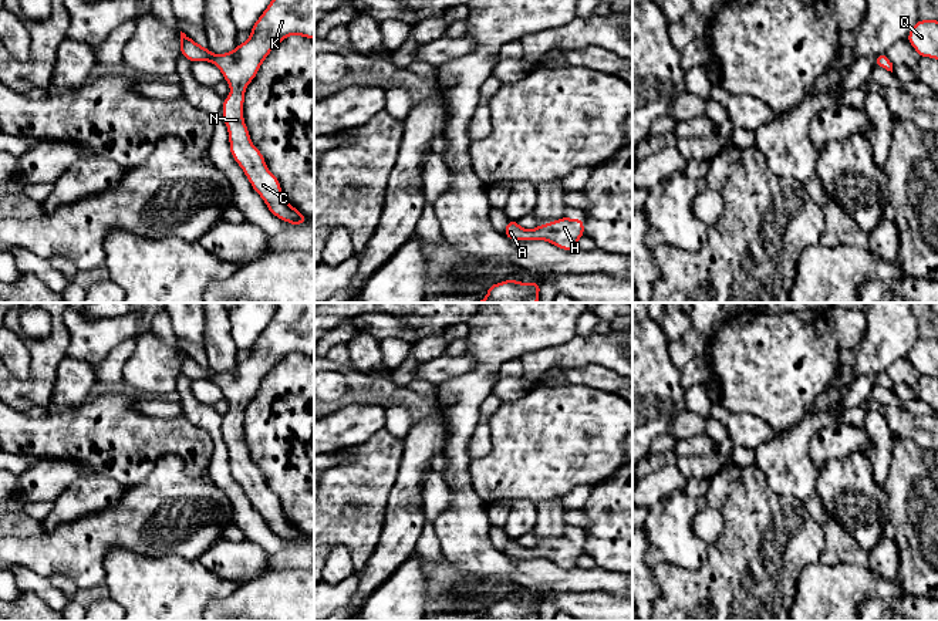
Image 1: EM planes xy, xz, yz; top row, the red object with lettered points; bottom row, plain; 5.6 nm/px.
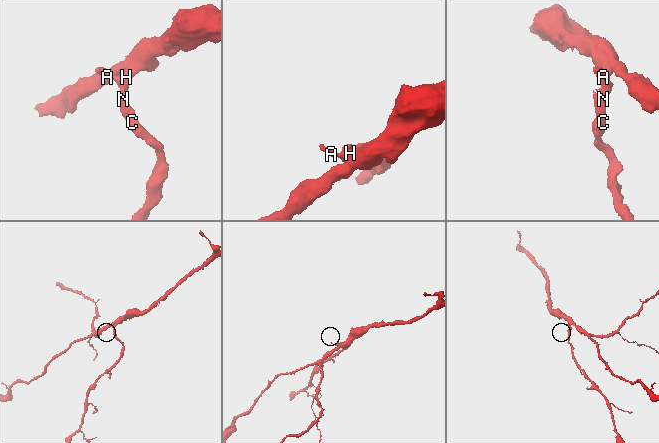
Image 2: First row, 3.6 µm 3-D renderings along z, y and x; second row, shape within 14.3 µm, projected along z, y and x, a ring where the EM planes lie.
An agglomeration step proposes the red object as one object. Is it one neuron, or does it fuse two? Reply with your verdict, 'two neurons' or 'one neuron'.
one neuron

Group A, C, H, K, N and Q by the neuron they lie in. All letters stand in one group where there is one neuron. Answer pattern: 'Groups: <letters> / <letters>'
Groups: A C H K N Q

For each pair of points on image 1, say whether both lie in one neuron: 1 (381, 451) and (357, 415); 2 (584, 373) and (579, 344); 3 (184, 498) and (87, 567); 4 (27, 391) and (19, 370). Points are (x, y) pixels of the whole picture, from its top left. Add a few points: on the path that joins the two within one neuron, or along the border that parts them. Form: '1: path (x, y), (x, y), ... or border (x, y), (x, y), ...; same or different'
1: border (384, 428), (378, 429), (363, 444), (340, 449); different
2: border (550, 367), (601, 364), (616, 373); different
3: path (158, 517), (121, 525), (104, 542); same
4: border (26, 347), (30, 371), (19, 380); different

